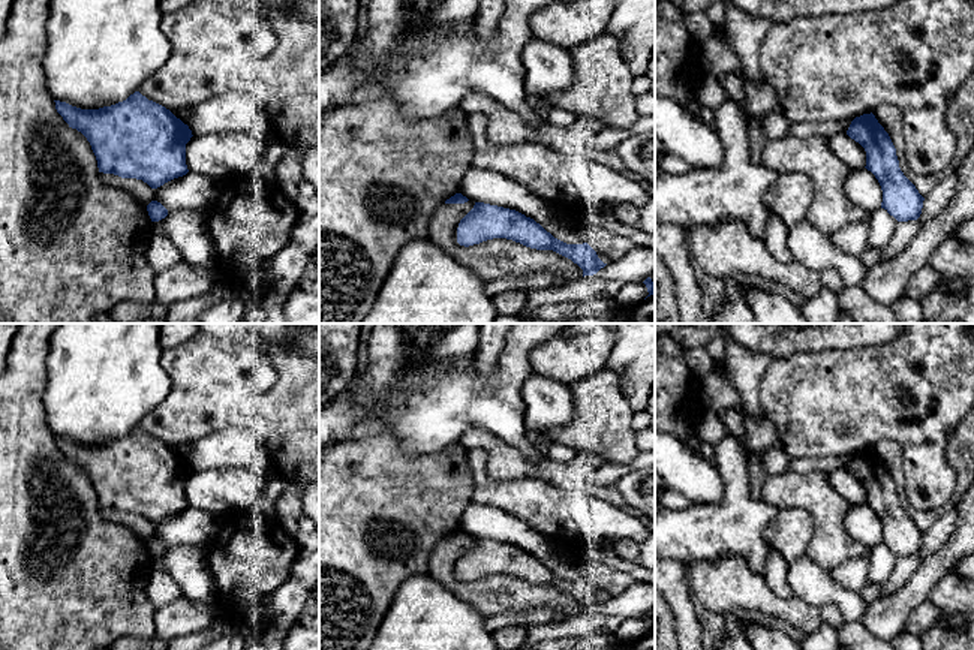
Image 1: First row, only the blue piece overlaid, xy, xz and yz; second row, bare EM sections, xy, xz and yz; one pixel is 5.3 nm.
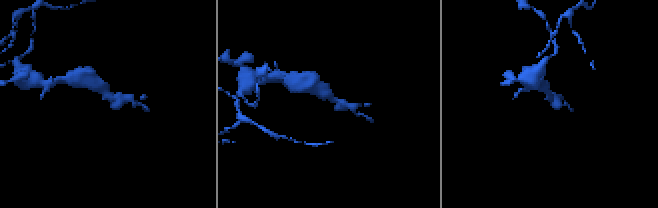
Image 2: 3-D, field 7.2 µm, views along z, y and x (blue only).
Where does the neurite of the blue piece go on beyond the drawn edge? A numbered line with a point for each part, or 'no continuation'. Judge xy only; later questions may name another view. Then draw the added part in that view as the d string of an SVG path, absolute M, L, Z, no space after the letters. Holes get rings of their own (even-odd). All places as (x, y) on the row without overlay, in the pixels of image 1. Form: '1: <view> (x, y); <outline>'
no continuation

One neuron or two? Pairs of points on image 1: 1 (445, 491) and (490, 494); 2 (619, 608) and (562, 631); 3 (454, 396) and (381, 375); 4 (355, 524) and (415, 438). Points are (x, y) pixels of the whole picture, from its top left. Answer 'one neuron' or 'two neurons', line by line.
1: two neurons
2: one neuron
3: two neurons
4: two neurons

